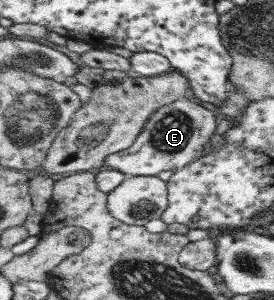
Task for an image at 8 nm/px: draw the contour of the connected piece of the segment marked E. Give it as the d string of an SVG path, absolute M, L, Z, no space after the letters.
M190 96L175 100L175 102L157 109L151 120L147 121L146 128L143 129L135 144L121 152L110 154L107 157L106 165L123 171L128 177L134 175L157 176L159 172L165 172L165 170L177 171L203 157L205 147L208 148L209 141L215 134L218 121L213 108L205 106Z

